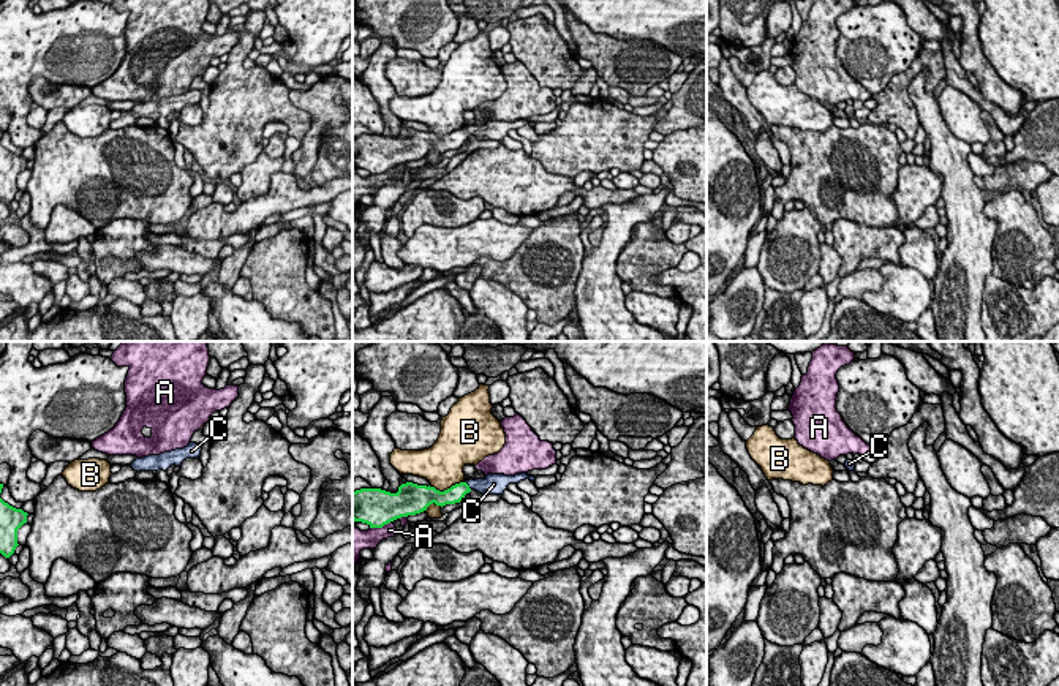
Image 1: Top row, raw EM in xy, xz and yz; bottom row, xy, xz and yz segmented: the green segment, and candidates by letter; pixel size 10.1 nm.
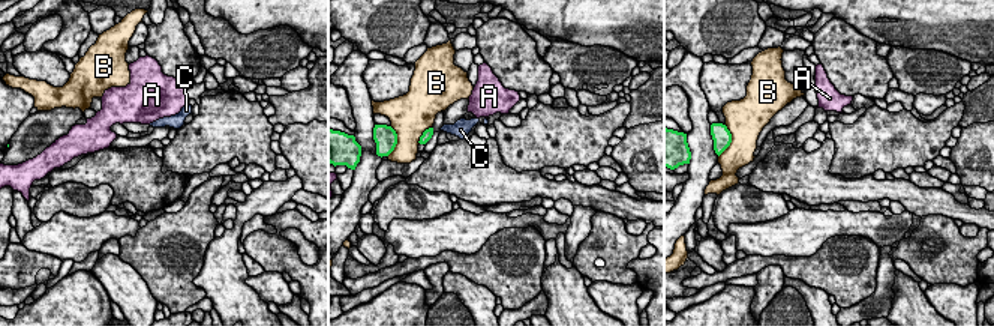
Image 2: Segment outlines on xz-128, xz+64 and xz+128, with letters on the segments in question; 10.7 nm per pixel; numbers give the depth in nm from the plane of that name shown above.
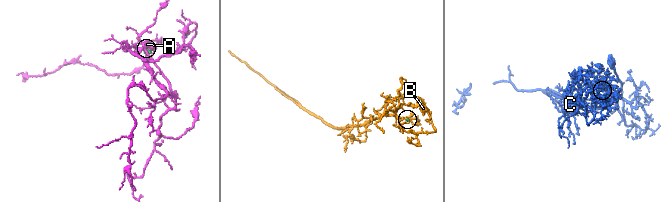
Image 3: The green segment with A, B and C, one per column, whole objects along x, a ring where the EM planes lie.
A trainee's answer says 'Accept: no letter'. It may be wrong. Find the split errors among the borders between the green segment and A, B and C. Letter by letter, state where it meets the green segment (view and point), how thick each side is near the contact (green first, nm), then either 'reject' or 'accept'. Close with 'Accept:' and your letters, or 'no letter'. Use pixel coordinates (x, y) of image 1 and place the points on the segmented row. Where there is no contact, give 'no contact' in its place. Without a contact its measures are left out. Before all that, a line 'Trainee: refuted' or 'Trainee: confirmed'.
Trainee: refuted
A: meets green in xz at (380, 527); 380 nm thick on the green side, 190 nm on the other; reject
B: meets green in xz at (444, 490); 240 nm thick on the green side, 420 nm on the other; reject
C: meets green in xz at (468, 486); 180 nm thick on the green side, 200 nm on the other; accept
Accept: C

